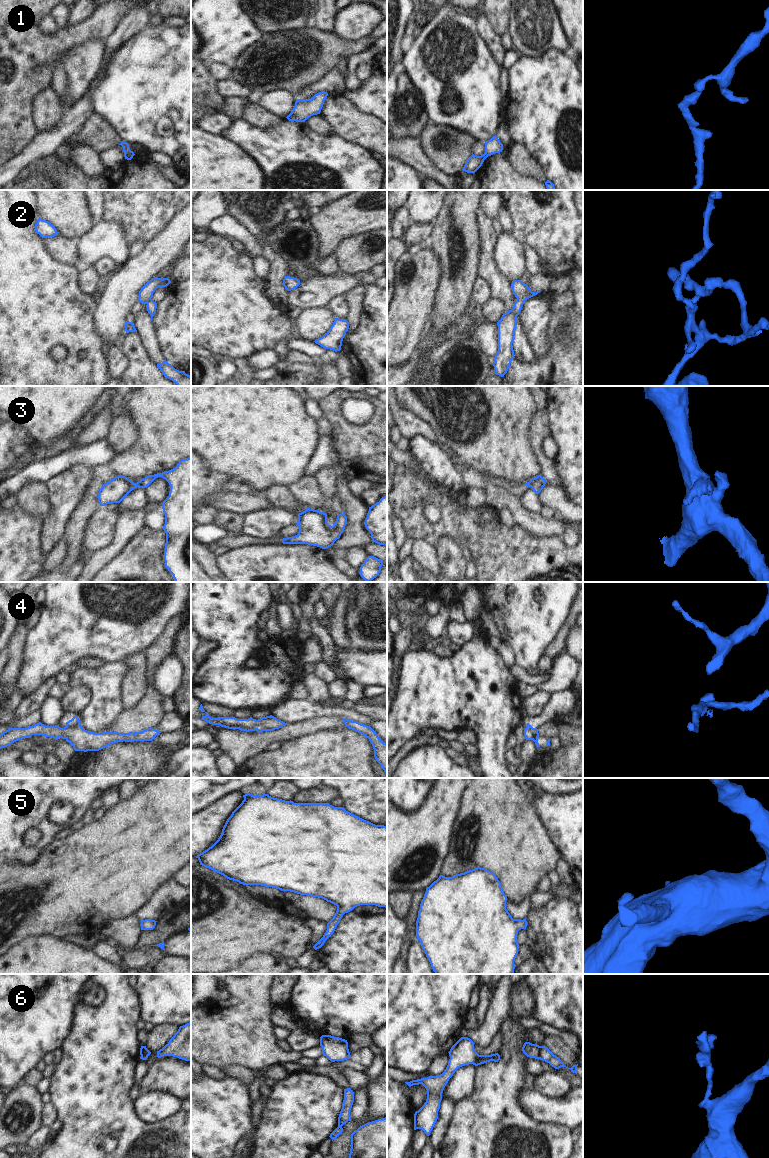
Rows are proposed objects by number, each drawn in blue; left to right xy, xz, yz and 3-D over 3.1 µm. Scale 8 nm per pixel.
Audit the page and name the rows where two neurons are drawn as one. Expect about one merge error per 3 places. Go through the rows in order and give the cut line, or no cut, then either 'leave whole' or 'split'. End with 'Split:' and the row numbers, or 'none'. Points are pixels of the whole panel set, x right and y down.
1: no cut | leave whole
2: no cut | leave whole
3: no cut | leave whole
4: no cut | leave whole
5: no cut | leave whole
6: yz (539, 1046), (540, 1058) | split
Split: 6

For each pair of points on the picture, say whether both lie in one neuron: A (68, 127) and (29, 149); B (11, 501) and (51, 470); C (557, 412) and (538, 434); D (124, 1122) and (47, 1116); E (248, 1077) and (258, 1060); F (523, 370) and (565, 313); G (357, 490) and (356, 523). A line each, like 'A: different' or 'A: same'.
A: same
B: different
C: different
D: different
E: different
F: same
G: different

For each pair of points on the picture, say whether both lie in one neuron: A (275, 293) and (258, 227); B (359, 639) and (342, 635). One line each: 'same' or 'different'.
A: same
B: different

